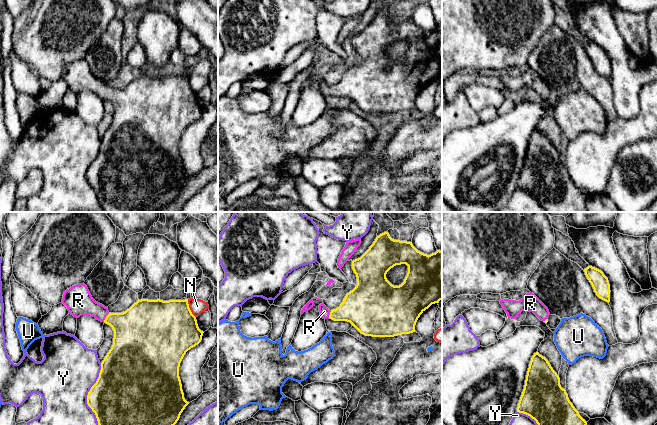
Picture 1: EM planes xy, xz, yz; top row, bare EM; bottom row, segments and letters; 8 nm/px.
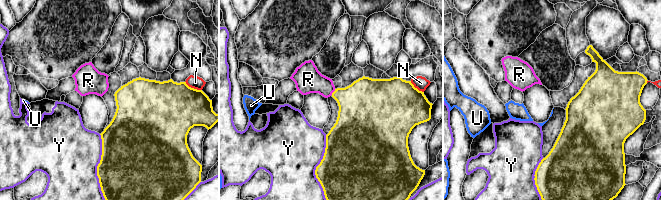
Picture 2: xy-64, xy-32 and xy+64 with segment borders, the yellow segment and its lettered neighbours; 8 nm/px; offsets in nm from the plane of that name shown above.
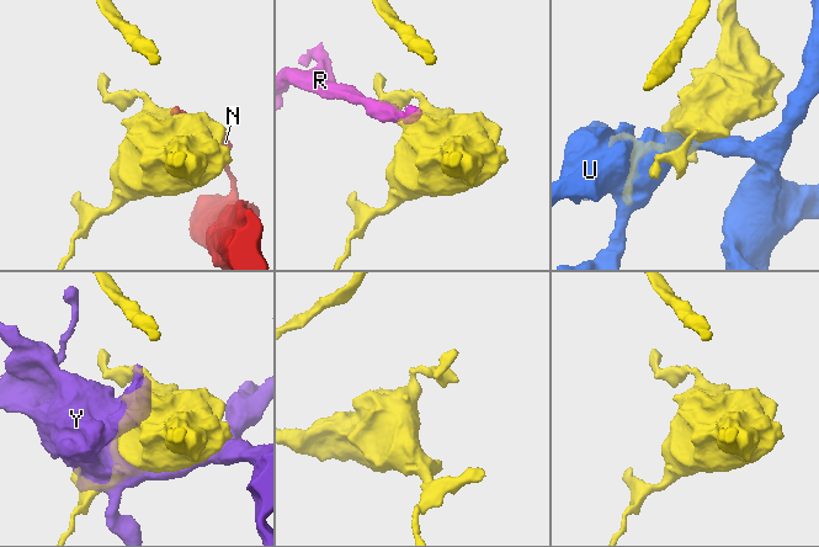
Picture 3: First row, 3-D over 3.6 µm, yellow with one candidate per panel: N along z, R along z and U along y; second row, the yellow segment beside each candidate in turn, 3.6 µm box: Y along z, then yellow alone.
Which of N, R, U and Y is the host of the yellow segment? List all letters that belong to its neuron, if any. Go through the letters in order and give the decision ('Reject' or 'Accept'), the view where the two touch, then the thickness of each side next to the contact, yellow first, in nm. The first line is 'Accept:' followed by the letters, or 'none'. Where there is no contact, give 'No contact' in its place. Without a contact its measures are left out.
Accept: R
N: Reject. Touches yellow in xy. Thickness 460 nm (yellow) against 130 nm
R: Accept. Touches yellow in xy. Thickness 340 nm (yellow) against 220 nm
U: Reject. Touches yellow in xz. Thickness 460 nm (yellow) against 20 nm
Y: Reject. Touches yellow in xy. Thickness 440 nm (yellow) against 460 nm

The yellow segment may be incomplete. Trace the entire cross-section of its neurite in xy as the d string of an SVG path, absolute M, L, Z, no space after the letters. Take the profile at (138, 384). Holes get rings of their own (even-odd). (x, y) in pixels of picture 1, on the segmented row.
M77 284L64 292L62 303L74 317L91 315L110 325L114 331L113 345L101 363L96 383L87 395L87 404L95 413L98 425L175 425L189 404L184 398L179 377L180 363L186 352L201 342L204 333L189 308L188 299L141 299L123 313L110 313L107 307L92 298L85 284Z

